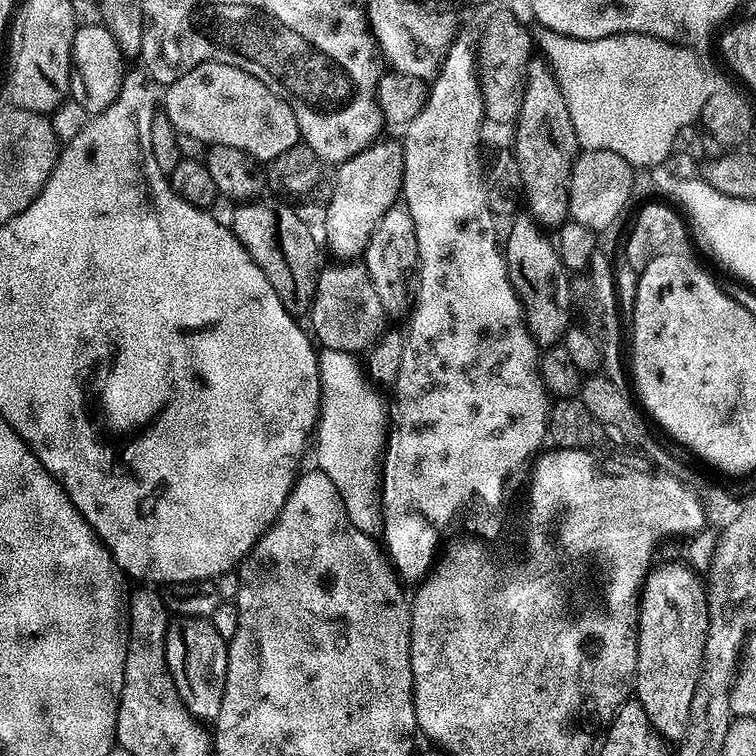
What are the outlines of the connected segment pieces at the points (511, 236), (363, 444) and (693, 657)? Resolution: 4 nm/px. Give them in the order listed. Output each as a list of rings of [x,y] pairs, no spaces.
[[[517,215],[508,228],[508,241],[503,241],[504,261],[508,263],[510,282],[524,308],[526,322],[532,339],[537,345],[559,344],[564,331],[573,323],[574,305],[570,272],[560,261],[557,245],[550,239],[543,227],[531,215]]]
[[[325,348],[319,353],[319,357],[320,418],[317,420],[316,427],[314,429],[314,452],[316,448],[315,467],[322,474],[326,474],[326,478],[330,478],[330,482],[334,482],[334,486],[338,486],[338,494],[342,494],[342,502],[346,506],[346,514],[350,514],[350,522],[354,522],[354,526],[358,526],[358,530],[362,530],[362,534],[376,538],[379,537],[382,532],[382,517],[380,515],[380,473],[382,471],[382,445],[386,439],[386,424],[382,419],[382,408],[380,412],[380,398],[374,392],[376,390],[368,385],[361,365],[359,363],[356,365],[357,357],[353,355],[353,353]]]
[[[681,562],[681,564],[664,564],[661,568],[653,567],[648,575],[644,577],[642,593],[639,596],[639,627],[636,634],[636,653],[640,655],[640,696],[641,700],[644,700],[642,710],[646,710],[646,718],[650,718],[650,722],[658,735],[668,742],[671,742],[671,740],[675,740],[675,742],[683,740],[690,722],[690,706],[694,702],[695,691],[698,690],[700,685],[700,675],[704,673],[704,651],[706,650],[706,634],[708,633],[708,593],[705,581],[701,578],[699,580],[695,575],[699,576],[684,562]]]

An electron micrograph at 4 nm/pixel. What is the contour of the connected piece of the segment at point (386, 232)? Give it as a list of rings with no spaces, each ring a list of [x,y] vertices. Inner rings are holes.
[[[393,206],[377,222],[362,253],[362,263],[366,266],[367,273],[370,274],[374,294],[378,294],[385,313],[392,314],[392,312],[400,311],[403,313],[405,311],[404,287],[407,284],[409,287],[409,276],[411,270],[415,267],[416,256],[417,238],[414,234],[413,219],[410,218],[407,208]]]

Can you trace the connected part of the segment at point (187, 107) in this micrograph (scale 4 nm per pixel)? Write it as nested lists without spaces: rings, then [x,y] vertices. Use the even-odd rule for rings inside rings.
[[[202,62],[167,85],[162,92],[162,112],[170,118],[181,137],[189,136],[203,146],[238,146],[238,150],[246,150],[246,154],[261,162],[278,158],[278,154],[286,154],[286,150],[301,143],[298,118],[288,103],[258,82],[254,74],[246,74],[246,70],[238,70],[238,66],[226,66],[226,62]]]

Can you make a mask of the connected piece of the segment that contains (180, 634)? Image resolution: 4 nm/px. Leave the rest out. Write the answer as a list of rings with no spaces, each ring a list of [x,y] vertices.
[[[176,616],[169,619],[166,630],[166,662],[174,678],[174,686],[184,709],[197,722],[215,722],[218,710],[222,710],[222,694],[226,690],[226,666],[228,665],[228,641],[214,630],[211,619],[202,616]]]

